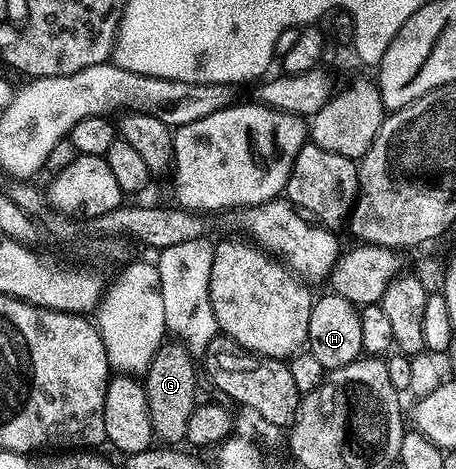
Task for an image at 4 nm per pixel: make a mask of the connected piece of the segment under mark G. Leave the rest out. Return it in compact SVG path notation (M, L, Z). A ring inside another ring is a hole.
M167 340L158 348L148 371L144 374L144 384L148 399L148 415L152 419L152 431L159 442L174 447L177 446L174 445L177 441L186 441L188 419L192 419L192 411L199 400L198 377L200 381L195 354L189 353L177 340Z

